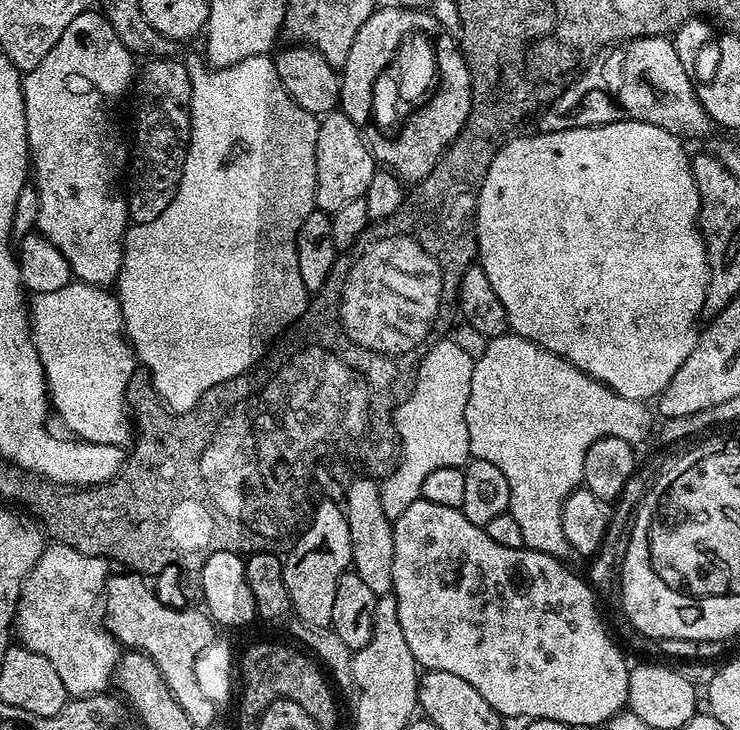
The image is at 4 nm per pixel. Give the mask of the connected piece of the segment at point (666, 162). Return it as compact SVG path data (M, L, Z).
M630 119L616 120L613 124L598 124L595 128L537 131L535 135L509 139L501 148L495 149L493 161L482 181L476 207L479 267L486 270L486 278L490 278L494 294L498 294L502 306L506 306L508 327L515 335L569 360L574 367L593 376L598 383L622 394L622 398L655 401L670 378L678 374L678 366L682 366L682 362L686 362L694 350L698 339L696 319L701 319L708 285L708 255L698 227L700 195L694 182L689 153L684 153L685 145L666 130Z

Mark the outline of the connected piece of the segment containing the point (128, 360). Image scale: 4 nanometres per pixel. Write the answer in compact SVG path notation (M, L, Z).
M70 282L62 286L62 290L50 290L50 294L33 295L31 299L34 351L44 367L50 408L55 419L57 416L72 431L69 433L75 439L95 444L127 445L130 440L130 408L126 403L126 386L132 373L137 371L138 361L126 343L119 299L108 288L79 282Z

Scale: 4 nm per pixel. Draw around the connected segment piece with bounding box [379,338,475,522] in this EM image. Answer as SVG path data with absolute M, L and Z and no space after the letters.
M452 338L435 341L420 360L412 393L393 413L393 424L396 427L399 444L398 463L390 475L379 481L382 510L386 510L388 520L394 522L406 511L406 506L410 506L410 502L421 499L422 482L430 475L430 470L438 470L442 466L458 468L467 465L471 452L464 408L468 404L474 364L473 357L471 355L468 357L463 348L452 341Z

